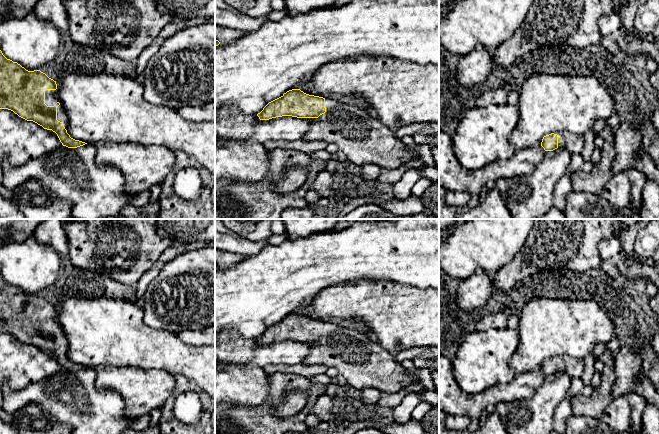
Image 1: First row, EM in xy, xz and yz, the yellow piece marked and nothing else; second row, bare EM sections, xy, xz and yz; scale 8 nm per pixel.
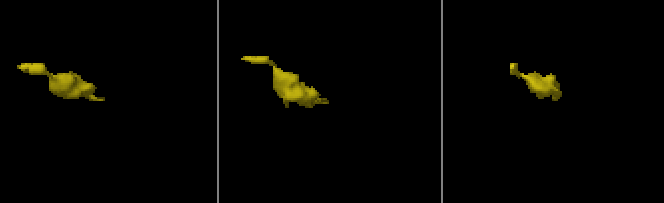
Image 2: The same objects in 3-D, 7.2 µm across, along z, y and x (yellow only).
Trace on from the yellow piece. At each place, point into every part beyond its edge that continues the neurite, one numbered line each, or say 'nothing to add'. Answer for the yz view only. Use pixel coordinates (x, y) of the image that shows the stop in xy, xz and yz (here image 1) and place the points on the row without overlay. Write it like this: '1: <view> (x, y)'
1: yz (574, 367)

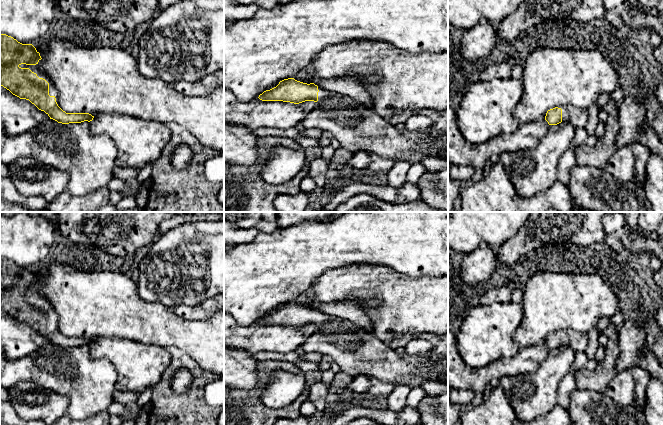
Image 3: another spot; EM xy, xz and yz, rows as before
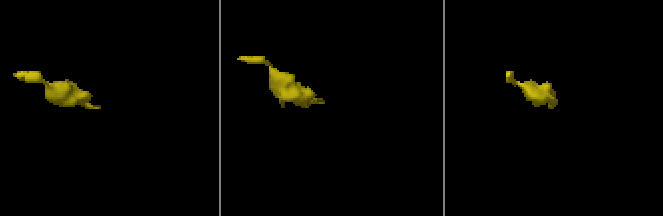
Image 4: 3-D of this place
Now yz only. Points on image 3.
1: yz (578, 341)

